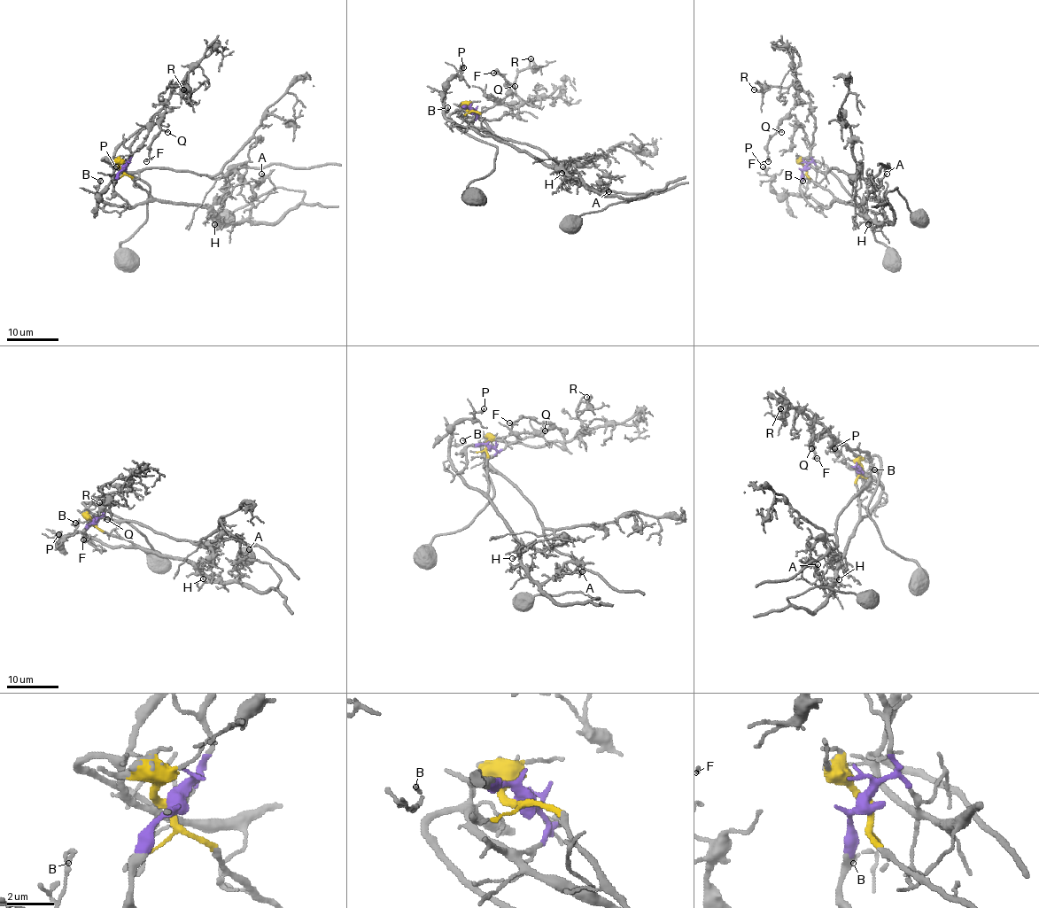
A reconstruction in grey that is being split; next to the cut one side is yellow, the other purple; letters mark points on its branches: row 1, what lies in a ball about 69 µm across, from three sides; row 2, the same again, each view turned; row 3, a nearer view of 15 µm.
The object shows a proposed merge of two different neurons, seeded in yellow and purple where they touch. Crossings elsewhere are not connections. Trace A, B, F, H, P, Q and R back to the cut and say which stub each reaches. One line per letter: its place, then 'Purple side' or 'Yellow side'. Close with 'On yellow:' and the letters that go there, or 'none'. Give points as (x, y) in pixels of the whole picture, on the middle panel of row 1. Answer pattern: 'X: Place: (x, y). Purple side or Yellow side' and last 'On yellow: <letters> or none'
A: Place: (608, 191). Yellow side
B: Place: (447, 107). Yellow side
F: Place: (493, 73). Purple side
H: Place: (562, 173). Yellow side
P: Place: (463, 67). Yellow side
Q: Place: (515, 86). Purple side
R: Place: (531, 58). Purple side
On yellow: A, B, H, P

